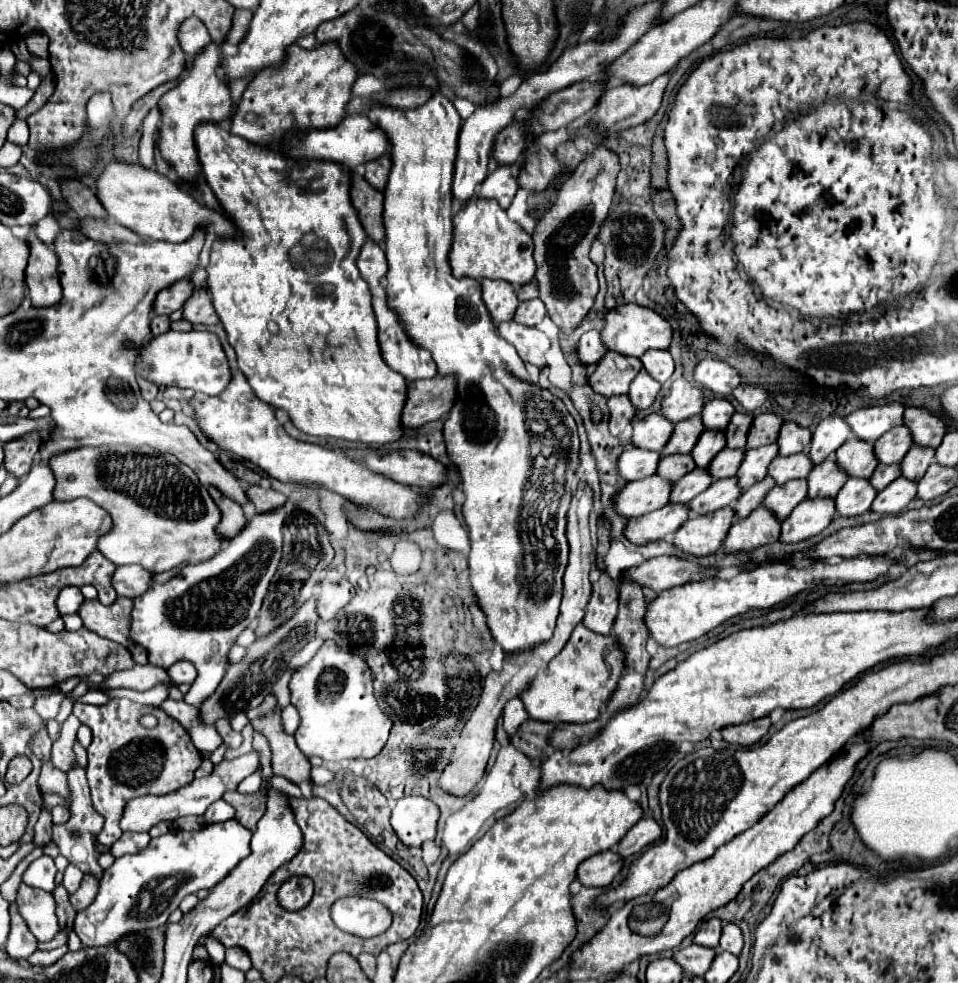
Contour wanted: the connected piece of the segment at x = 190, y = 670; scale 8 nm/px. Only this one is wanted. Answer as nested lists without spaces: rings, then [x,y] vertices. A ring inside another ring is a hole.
[[[189,661],[175,663],[175,665],[169,667],[167,671],[169,671],[169,675],[173,675],[173,681],[175,681],[175,683],[187,683],[187,685],[191,685],[191,683],[195,681],[195,677],[197,677],[197,669],[195,669],[193,663],[189,663]]]

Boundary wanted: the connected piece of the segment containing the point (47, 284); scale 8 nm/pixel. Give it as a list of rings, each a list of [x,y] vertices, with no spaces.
[[[31,233],[27,237],[31,245],[31,257],[27,265],[27,287],[33,307],[51,307],[61,301],[61,283],[57,271],[57,255],[47,249],[43,241]]]

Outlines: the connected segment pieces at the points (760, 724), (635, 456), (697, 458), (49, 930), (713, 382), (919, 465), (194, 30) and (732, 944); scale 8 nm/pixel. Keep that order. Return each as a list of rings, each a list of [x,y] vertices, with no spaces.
[[[765,717],[765,719],[755,719],[749,723],[725,727],[725,729],[721,729],[721,735],[727,743],[749,747],[749,745],[755,745],[761,737],[765,737],[769,729],[771,729],[771,719]]]
[[[629,445],[623,449],[623,453],[617,459],[617,473],[625,479],[625,481],[635,481],[635,479],[643,479],[649,477],[657,471],[657,463],[659,463],[659,453],[655,451],[641,451],[637,447]]]
[[[705,429],[699,435],[695,447],[691,449],[691,457],[697,467],[707,467],[713,455],[717,455],[723,447],[725,447],[725,433],[719,429]]]
[[[21,885],[17,893],[17,909],[37,941],[51,941],[59,933],[55,899],[51,893]]]
[[[703,359],[693,373],[695,381],[713,391],[719,397],[729,397],[731,391],[741,383],[741,375],[737,369],[727,365],[725,361],[715,361],[715,359]]]
[[[911,447],[907,451],[907,455],[903,457],[903,461],[899,463],[901,467],[901,477],[911,479],[911,481],[919,481],[927,467],[933,463],[933,451],[931,447]]]
[[[189,17],[181,23],[179,27],[179,43],[181,43],[181,49],[183,53],[187,55],[187,59],[195,57],[209,41],[209,31],[205,29],[205,25],[197,19],[197,17]]]
[[[725,923],[723,925],[723,933],[721,933],[721,943],[719,943],[721,951],[729,951],[733,955],[739,955],[743,949],[743,935],[741,929],[733,923]]]

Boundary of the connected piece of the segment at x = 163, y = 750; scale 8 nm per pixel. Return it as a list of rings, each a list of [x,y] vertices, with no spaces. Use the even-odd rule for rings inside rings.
[[[111,699],[99,707],[80,704],[83,703],[74,704],[72,713],[92,731],[91,745],[87,747],[87,781],[91,801],[95,811],[105,817],[105,825],[97,835],[97,841],[111,847],[123,833],[119,819],[125,803],[133,797],[167,795],[181,789],[193,779],[195,769],[201,765],[201,755],[197,753],[197,747],[191,743],[191,737],[183,725],[171,719],[163,709],[145,707],[129,699]],[[145,713],[153,713],[159,719],[155,729],[145,729],[139,723],[139,717]],[[191,751],[195,751],[195,763]]]

